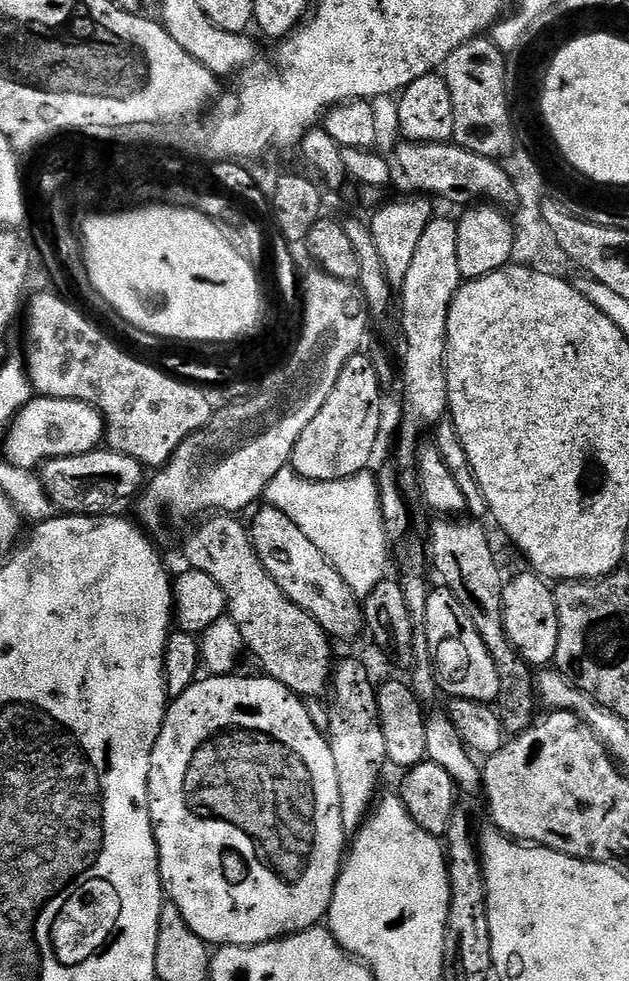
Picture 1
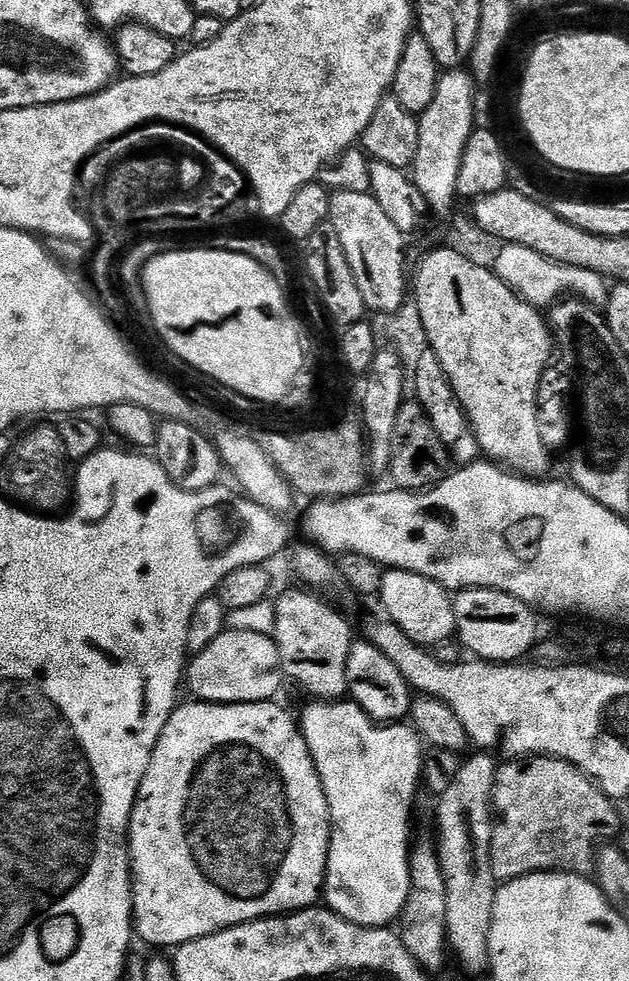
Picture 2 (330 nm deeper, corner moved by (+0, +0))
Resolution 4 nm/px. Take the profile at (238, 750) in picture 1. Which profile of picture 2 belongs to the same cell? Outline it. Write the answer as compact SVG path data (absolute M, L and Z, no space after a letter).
M203 702L181 703L172 711L172 716L166 722L162 734L158 738L156 748L150 758L150 766L140 783L140 789L136 795L136 804L132 807L132 820L128 823L128 854L132 869L132 911L134 913L134 932L148 944L157 944L160 948L175 950L182 944L189 944L192 940L201 940L203 936L213 936L216 932L223 932L226 928L232 928L235 924L248 924L252 920L263 920L270 916L278 916L290 912L298 912L301 908L313 907L321 899L324 890L324 877L328 871L328 848L332 845L332 818L328 815L328 795L324 793L324 784L320 781L320 775L316 769L316 762L312 759L312 749L309 741L305 740L299 723L292 721L292 716L284 708L279 708L276 702L254 704L211 704Z

